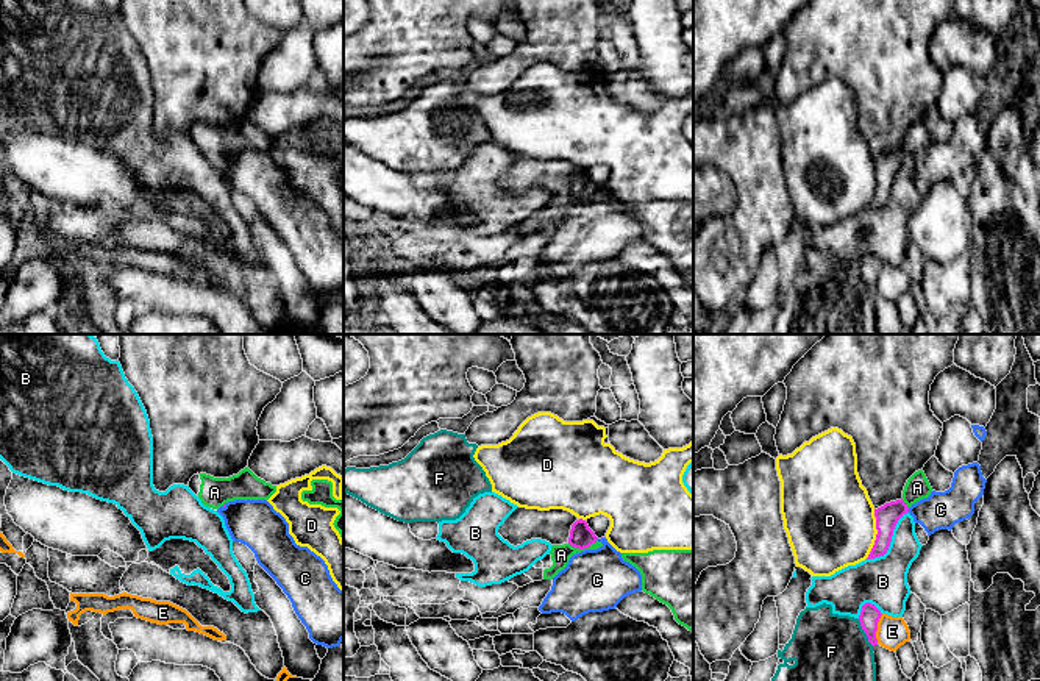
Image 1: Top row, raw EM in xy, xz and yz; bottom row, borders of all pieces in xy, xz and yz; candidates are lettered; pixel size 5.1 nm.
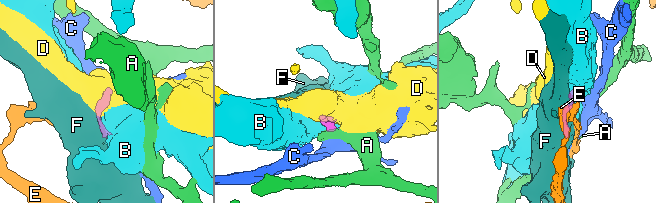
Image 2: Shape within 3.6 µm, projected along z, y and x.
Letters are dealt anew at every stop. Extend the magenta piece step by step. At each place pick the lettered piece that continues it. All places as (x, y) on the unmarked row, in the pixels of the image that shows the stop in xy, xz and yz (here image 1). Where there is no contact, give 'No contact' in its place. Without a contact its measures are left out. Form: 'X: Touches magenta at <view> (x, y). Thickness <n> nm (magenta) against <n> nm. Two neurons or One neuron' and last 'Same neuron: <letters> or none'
A: Touches magenta at xz (583, 199). Thickness 120 nm (magenta) against 100 nm. Two neurons
B: Touches magenta at yz (890, 191). Thickness 120 nm (magenta) against 260 nm. Two neurons
C: Touches magenta at yz (908, 160). Thickness 120 nm (magenta) against 190 nm. One neuron
D: Touches magenta at yz (876, 185). Thickness 120 nm (magenta) against 460 nm. Two neurons
E: Touches magenta at yz (876, 278). Thickness 100 nm (magenta) against 160 nm. Two neurons
F: Touches magenta at yz (865, 283). Thickness 100 nm (magenta) against 420 nm. Two neurons
Same neuron: C

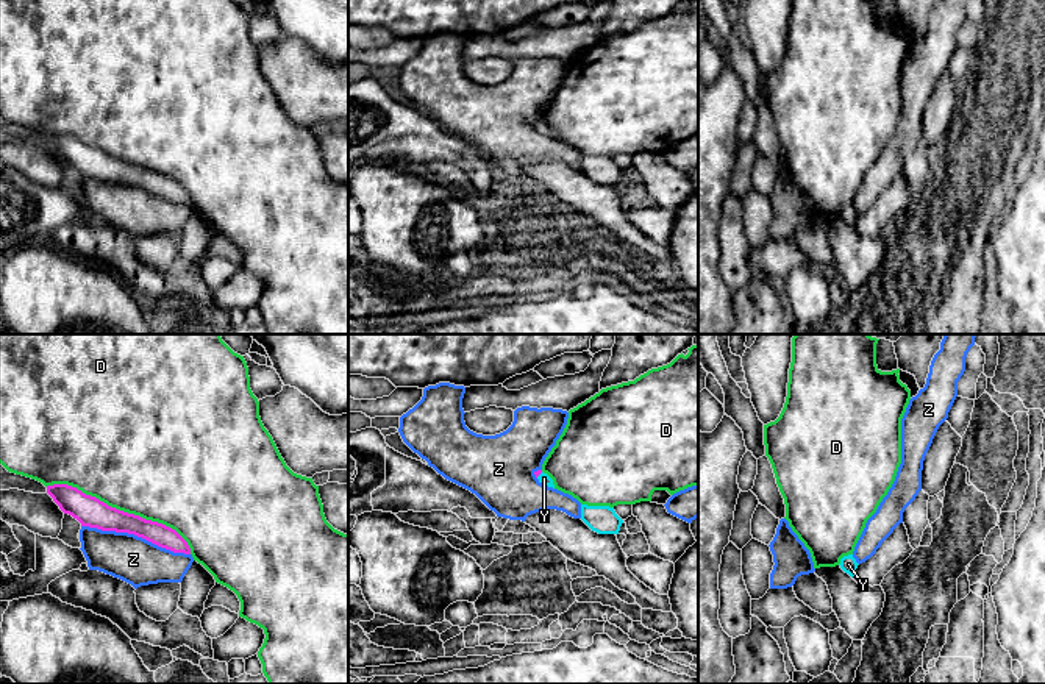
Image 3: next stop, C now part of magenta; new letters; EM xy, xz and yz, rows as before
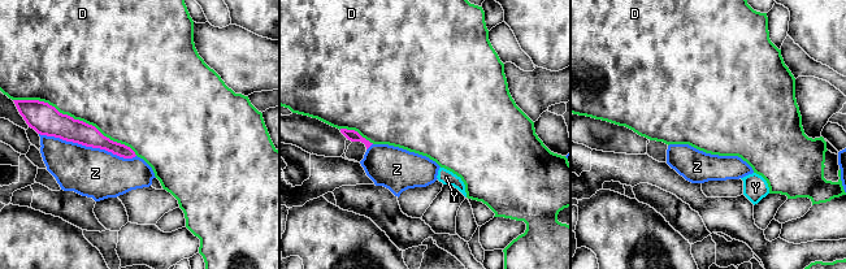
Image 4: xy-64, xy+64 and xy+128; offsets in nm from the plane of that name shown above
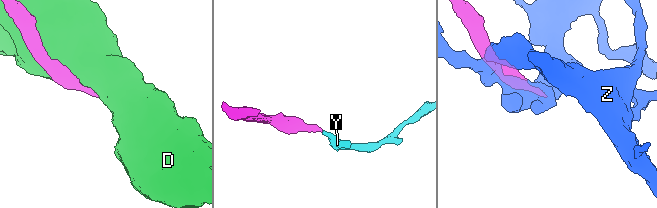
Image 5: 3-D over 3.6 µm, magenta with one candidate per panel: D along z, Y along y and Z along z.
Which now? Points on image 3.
D: Touches magenta at xy (122, 161). Thickness 160 nm (magenta) against 500 nm. Two neurons
Y: Touches magenta at xz (539, 124). Thickness 20 nm (magenta) against 60 nm. One neuron
Z: Touches magenta at xy (136, 185). Thickness 140 nm (magenta) against 240 nm. Two neurons
Same neuron: Y

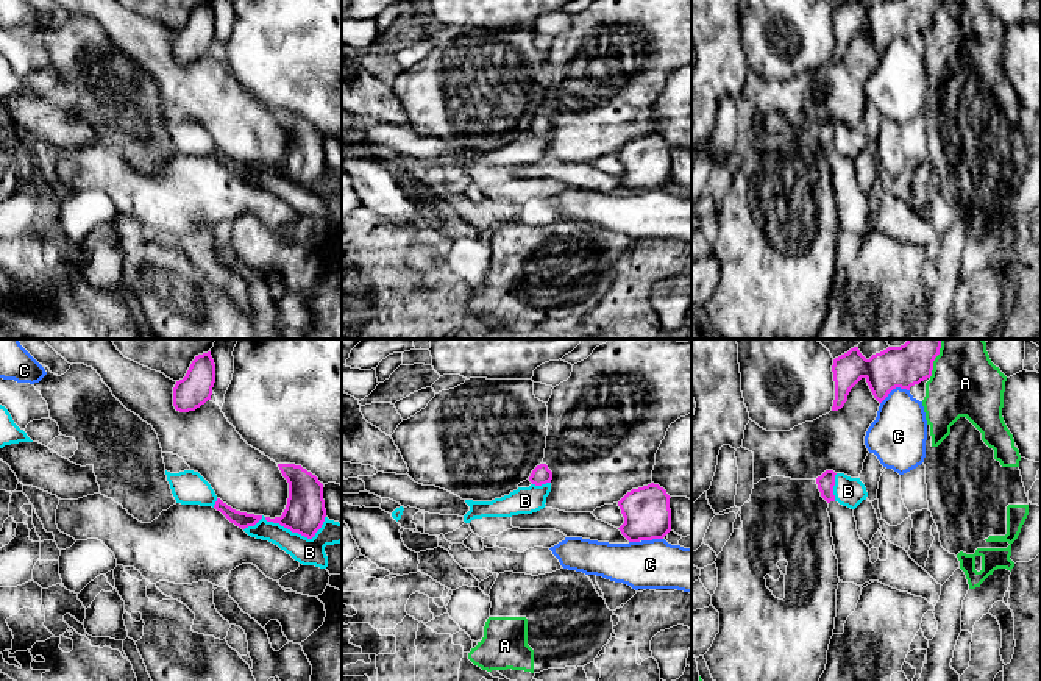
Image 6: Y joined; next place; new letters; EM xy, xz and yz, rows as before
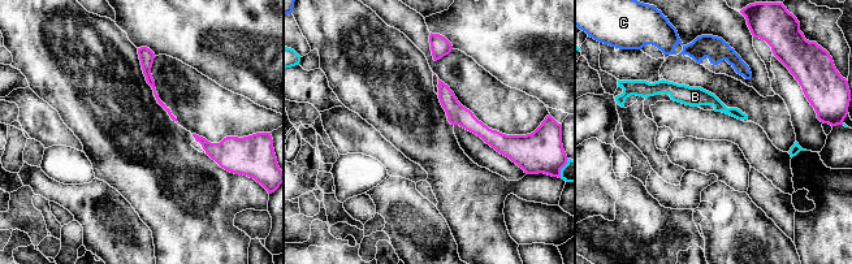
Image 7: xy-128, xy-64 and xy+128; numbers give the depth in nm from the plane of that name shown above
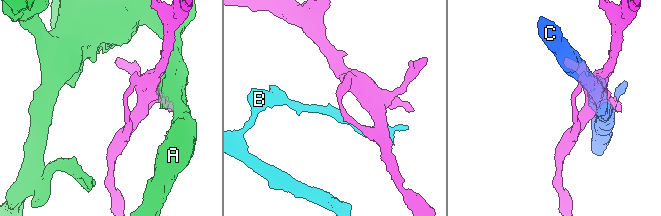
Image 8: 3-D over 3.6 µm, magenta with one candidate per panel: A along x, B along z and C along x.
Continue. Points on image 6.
A: Touches magenta at yz (932, 14). Thickness 200 nm (magenta) against 360 nm. Two neurons
B: Touches magenta at xy (287, 178). Thickness 220 nm (magenta) against 140 nm. Two neurons
C: Touches magenta at yz (893, 38). Thickness 200 nm (magenta) against 300 nm. Two neurons
Same neuron: none

